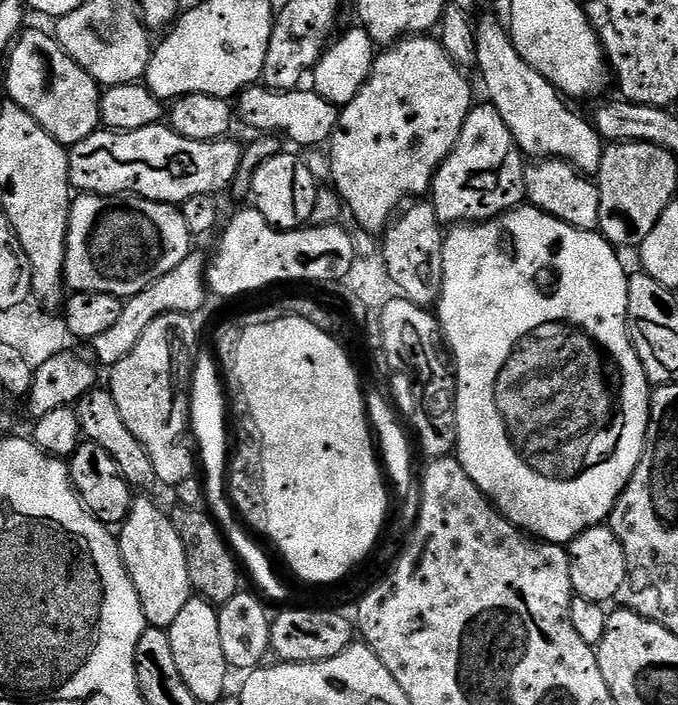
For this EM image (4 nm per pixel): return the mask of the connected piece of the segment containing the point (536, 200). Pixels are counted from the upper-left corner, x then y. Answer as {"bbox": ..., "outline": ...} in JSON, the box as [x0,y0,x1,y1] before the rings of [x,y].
{"bbox":[524,158,600,232],"outline":[[[553,158],[533,165],[524,174],[527,203],[583,232],[597,231],[600,226],[600,186],[595,179],[589,178],[565,160]]]}

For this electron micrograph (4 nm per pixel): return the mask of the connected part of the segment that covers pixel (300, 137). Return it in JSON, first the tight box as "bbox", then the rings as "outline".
{"bbox":[238,86,340,150],"outline":[[[253,86],[245,88],[238,97],[238,120],[257,128],[257,133],[272,134],[276,132],[285,141],[293,140],[308,150],[316,150],[319,144],[327,145],[332,139],[337,124],[340,123],[340,113],[337,105],[331,104],[314,90],[297,90],[295,92],[275,92],[273,88]]]}

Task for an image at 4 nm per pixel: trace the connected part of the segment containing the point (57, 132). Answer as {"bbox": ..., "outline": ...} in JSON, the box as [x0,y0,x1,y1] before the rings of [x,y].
{"bbox":[7,31,101,146],"outline":[[[25,31],[7,53],[8,100],[33,116],[59,144],[71,146],[101,127],[101,85],[56,40],[55,35]]]}

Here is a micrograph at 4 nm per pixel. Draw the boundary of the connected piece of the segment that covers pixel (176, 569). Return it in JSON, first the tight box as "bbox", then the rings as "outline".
{"bbox":[118,499,194,629],"outline":[[[133,499],[130,514],[118,528],[118,543],[122,562],[128,571],[128,577],[134,582],[134,590],[138,590],[138,598],[142,606],[145,621],[151,627],[168,629],[178,618],[182,606],[194,595],[190,582],[190,570],[186,562],[186,550],[182,546],[182,538],[172,524],[172,517],[167,511],[163,512],[152,500]]]}

